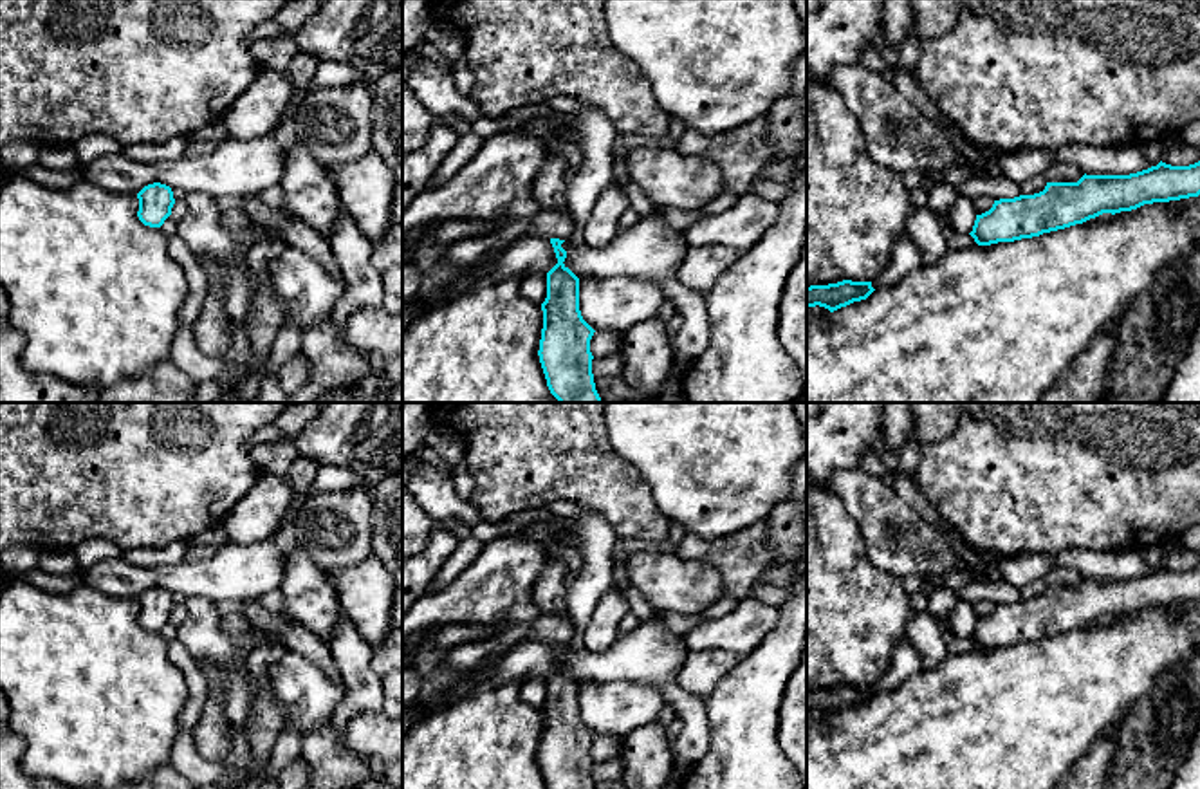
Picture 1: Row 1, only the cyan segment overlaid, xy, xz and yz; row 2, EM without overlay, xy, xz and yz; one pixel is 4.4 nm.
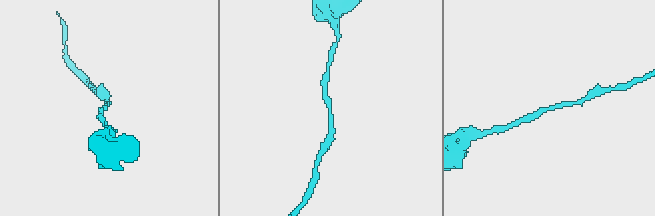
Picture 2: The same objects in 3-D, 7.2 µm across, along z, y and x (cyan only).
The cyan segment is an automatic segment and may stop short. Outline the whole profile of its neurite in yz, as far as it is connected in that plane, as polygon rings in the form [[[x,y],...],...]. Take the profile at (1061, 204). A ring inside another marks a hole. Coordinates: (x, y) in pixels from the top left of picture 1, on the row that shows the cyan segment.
[[[1200,161],[1189,166],[1158,162],[1148,170],[1130,175],[1083,175],[1077,182],[1047,182],[1045,190],[1034,195],[994,200],[992,208],[976,215],[969,233],[978,246],[1014,242],[1039,237],[1043,233],[1083,224],[1103,213],[1131,211],[1144,204],[1169,202],[1200,195]]]

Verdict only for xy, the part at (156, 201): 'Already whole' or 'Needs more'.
Already whole

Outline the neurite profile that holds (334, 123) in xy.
[[[363,83],[312,88],[294,112],[300,141],[325,166],[352,162],[372,146],[372,92]]]

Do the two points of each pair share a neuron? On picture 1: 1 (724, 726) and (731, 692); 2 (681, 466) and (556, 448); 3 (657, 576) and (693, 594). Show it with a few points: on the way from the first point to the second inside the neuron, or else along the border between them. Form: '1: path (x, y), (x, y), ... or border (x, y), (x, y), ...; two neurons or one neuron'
1: path (731, 717), (731, 701); one neuron
2: border (603, 421), (610, 446), (643, 475), (650, 488); two neurons
3: path (666, 580), (684, 585); one neuron

